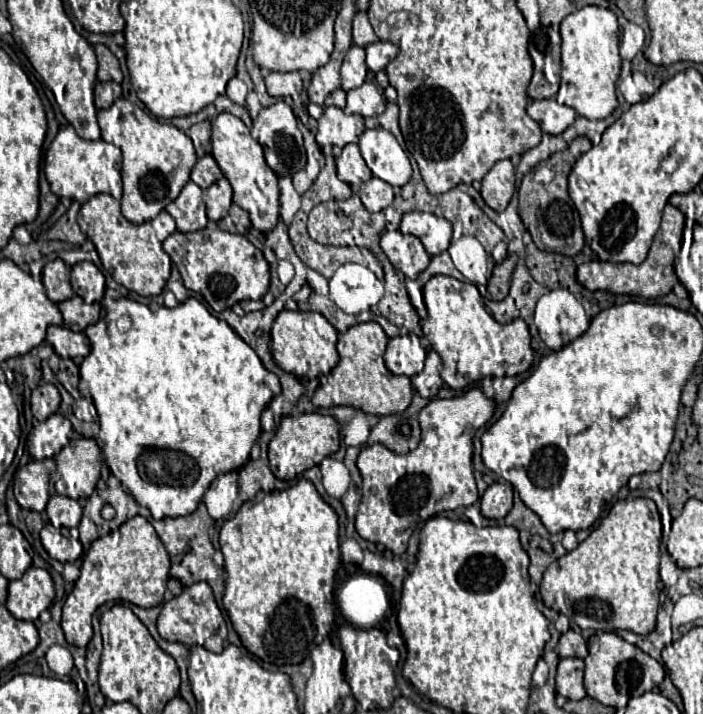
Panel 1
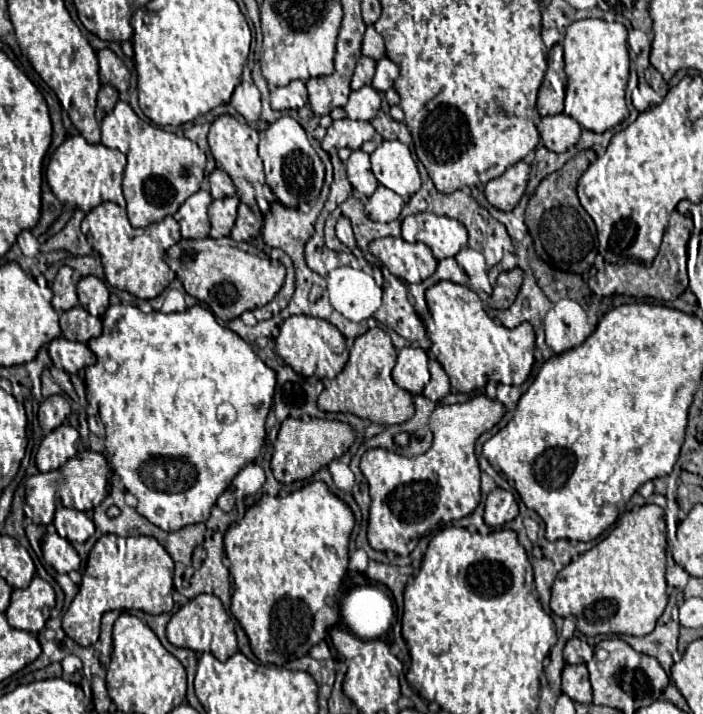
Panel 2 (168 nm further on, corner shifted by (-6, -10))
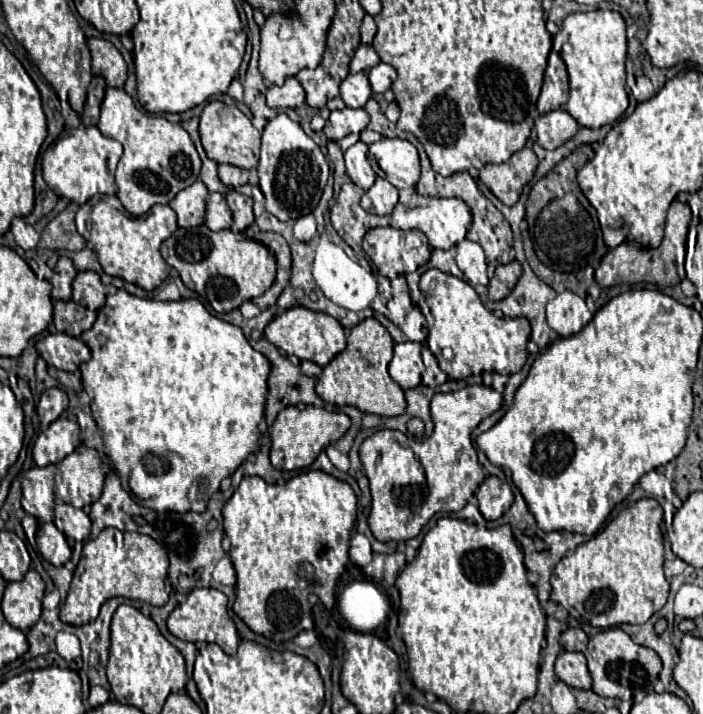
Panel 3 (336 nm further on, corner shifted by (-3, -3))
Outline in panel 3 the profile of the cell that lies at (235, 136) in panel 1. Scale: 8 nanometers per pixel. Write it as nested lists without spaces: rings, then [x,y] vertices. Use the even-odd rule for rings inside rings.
[[[209,101],[201,113],[199,135],[201,135],[201,145],[211,161],[237,165],[237,167],[249,169],[249,171],[253,171],[257,167],[261,133],[253,127],[253,123],[235,105],[225,105],[221,101]]]

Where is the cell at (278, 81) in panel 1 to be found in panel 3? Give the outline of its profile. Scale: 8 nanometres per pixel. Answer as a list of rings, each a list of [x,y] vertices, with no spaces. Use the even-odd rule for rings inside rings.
[[[289,77],[281,87],[271,85],[267,89],[267,105],[273,109],[279,109],[279,107],[295,109],[295,107],[301,107],[303,103],[305,103],[305,91],[295,77]]]

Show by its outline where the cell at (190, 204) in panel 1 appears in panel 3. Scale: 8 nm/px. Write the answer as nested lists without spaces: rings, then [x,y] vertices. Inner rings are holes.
[[[195,181],[187,189],[179,191],[169,207],[177,213],[179,227],[197,227],[205,221],[205,203],[209,191],[201,181]]]

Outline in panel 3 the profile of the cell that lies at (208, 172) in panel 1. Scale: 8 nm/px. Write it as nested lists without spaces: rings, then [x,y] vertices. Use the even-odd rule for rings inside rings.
[[[219,165],[219,177],[225,185],[231,185],[231,187],[239,187],[249,181],[249,173],[235,165],[225,165],[225,167]]]

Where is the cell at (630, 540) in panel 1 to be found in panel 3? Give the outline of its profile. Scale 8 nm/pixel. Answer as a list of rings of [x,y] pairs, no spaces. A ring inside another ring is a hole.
[[[639,499],[635,505],[625,507],[601,533],[597,533],[587,543],[579,545],[573,553],[565,555],[551,577],[551,599],[561,603],[571,617],[577,621],[585,621],[599,629],[609,629],[623,623],[645,623],[655,615],[665,603],[669,595],[669,581],[665,579],[663,569],[664,545],[661,535],[663,509],[655,499]]]

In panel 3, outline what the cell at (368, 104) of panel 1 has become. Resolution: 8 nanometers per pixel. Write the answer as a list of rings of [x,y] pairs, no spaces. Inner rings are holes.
[[[365,71],[347,75],[341,81],[341,99],[345,101],[347,107],[363,107],[369,97],[371,97],[371,87]]]

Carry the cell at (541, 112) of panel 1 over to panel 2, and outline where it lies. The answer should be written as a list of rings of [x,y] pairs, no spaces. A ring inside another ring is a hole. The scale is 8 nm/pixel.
[[[554,114],[554,116],[540,118],[538,132],[540,132],[542,144],[548,150],[564,152],[564,150],[572,148],[578,142],[582,128],[570,116],[566,116],[566,114]]]

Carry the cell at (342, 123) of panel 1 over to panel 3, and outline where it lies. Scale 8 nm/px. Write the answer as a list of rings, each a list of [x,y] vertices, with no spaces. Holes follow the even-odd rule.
[[[341,109],[341,111],[331,111],[327,125],[325,125],[325,135],[331,141],[341,141],[349,133],[361,133],[369,123],[369,115],[365,109]]]

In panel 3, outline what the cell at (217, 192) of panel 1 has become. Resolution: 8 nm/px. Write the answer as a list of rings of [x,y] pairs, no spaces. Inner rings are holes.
[[[211,193],[209,201],[207,201],[207,219],[205,225],[211,231],[221,231],[221,229],[229,229],[233,223],[231,217],[231,209],[225,203],[225,197],[221,193]]]

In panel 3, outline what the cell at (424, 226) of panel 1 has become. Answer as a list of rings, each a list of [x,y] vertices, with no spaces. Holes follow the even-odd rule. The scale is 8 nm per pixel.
[[[413,193],[413,197],[409,199],[407,205],[397,203],[393,213],[391,213],[391,225],[395,229],[403,229],[403,231],[419,229],[427,235],[429,245],[433,249],[443,249],[443,251],[461,243],[465,239],[471,223],[473,223],[473,215],[471,215],[469,205],[463,199],[457,199],[457,197],[441,199],[441,197],[423,197],[423,195]]]

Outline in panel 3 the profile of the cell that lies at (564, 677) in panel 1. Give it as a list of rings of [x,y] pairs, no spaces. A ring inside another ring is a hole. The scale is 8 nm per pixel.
[[[563,651],[555,661],[555,675],[577,689],[591,689],[591,675],[587,671],[587,661],[583,653]]]

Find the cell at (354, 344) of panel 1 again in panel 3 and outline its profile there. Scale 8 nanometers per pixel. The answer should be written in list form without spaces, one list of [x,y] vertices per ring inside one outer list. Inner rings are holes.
[[[369,317],[355,325],[347,337],[347,347],[331,363],[323,367],[317,379],[317,395],[333,405],[353,405],[363,413],[375,413],[381,417],[393,417],[405,413],[403,389],[389,377],[389,361],[393,359],[393,339],[389,331],[375,319]]]

